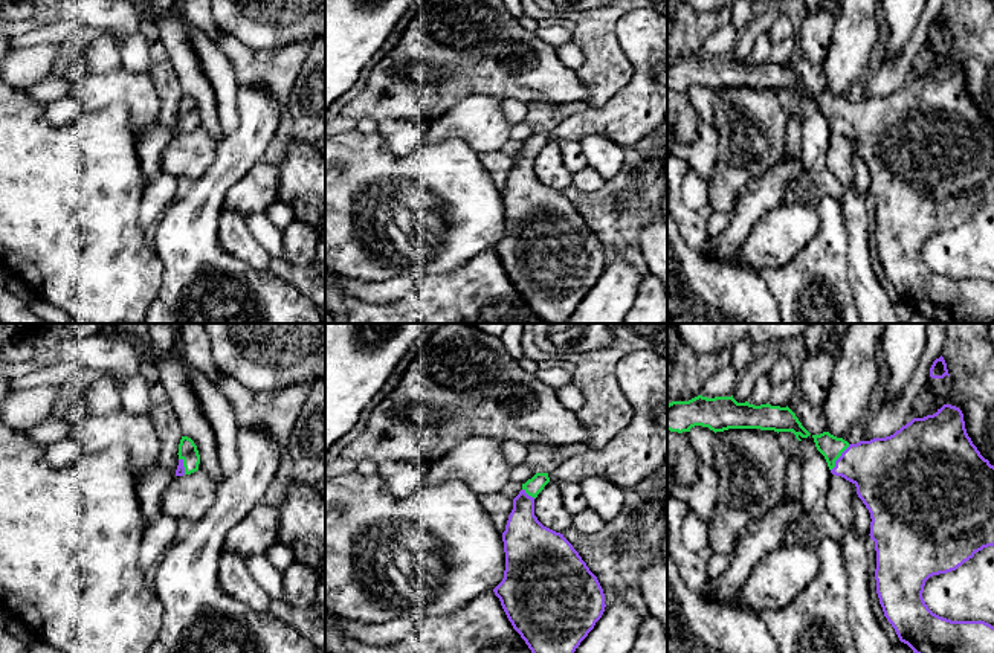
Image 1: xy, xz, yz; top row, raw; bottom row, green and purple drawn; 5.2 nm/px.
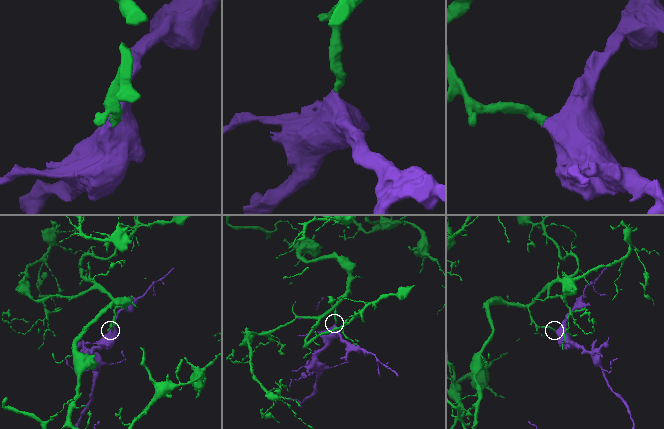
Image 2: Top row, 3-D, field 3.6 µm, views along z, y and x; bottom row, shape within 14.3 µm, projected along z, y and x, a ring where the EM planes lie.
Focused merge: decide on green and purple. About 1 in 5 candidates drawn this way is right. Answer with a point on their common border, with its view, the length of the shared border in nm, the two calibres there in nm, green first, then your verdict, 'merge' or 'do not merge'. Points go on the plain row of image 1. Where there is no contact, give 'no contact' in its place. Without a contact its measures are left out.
yz (839, 115) | 170 nm | 120/340 nm | merge

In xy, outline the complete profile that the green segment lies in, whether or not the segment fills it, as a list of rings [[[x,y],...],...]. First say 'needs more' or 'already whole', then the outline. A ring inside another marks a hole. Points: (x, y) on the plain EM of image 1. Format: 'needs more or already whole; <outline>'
needs more; [[[182,95],[179,102],[179,124],[176,134],[191,133],[198,128],[200,113],[194,99],[188,95]]]

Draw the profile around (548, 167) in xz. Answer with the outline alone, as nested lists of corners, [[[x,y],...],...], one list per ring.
[[[548,140],[537,153],[534,174],[544,185],[560,192],[573,186],[573,174],[563,165],[559,142]]]

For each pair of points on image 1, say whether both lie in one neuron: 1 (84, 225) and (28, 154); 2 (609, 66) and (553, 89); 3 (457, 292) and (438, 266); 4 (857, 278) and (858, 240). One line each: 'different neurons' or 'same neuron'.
1: same neuron
2: different neurons
3: different neurons
4: same neuron

